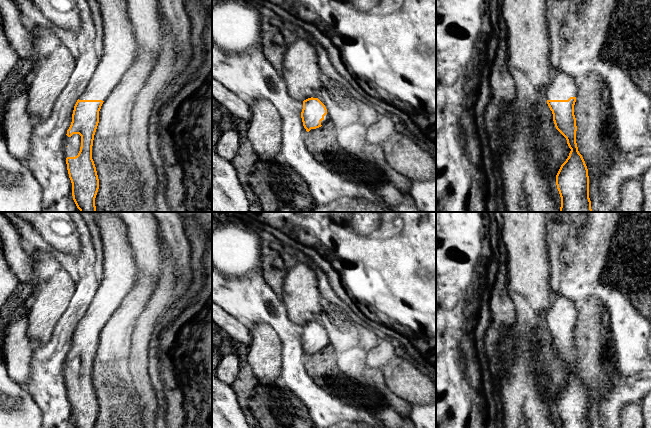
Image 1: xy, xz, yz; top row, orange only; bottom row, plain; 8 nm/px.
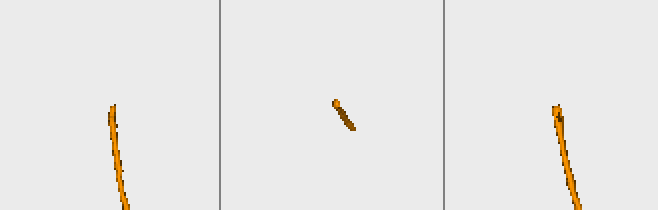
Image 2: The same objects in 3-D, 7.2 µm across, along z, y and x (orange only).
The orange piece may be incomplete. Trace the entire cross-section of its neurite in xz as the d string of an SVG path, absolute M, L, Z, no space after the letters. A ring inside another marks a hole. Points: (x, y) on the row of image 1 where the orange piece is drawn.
M313 97L303 101L301 118L307 132L321 127L330 120L326 106L318 98Z

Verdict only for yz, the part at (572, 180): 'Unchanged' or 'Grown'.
Grown

